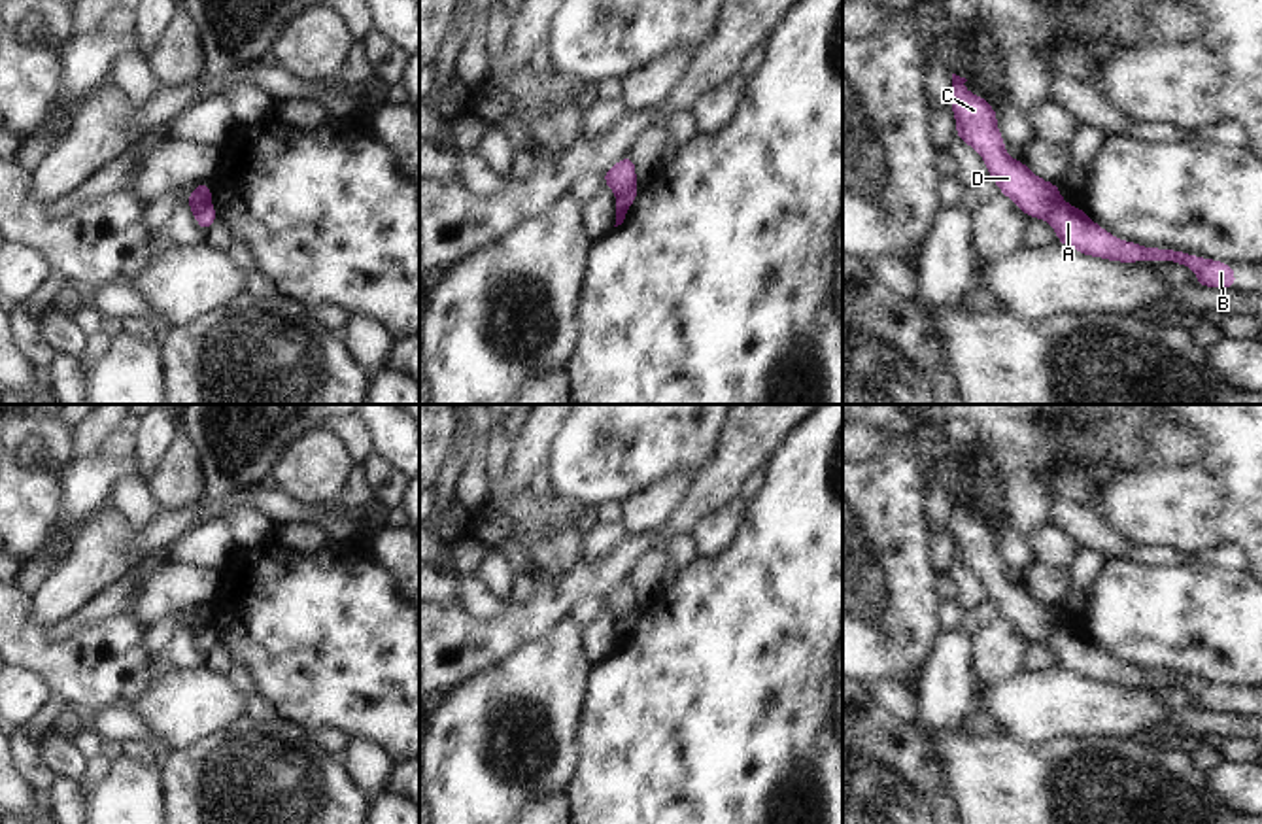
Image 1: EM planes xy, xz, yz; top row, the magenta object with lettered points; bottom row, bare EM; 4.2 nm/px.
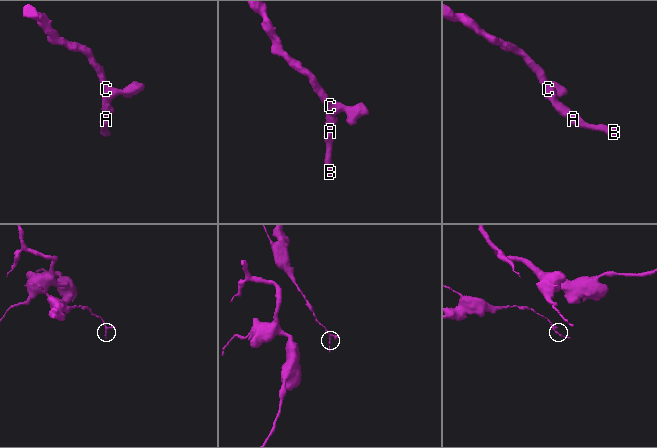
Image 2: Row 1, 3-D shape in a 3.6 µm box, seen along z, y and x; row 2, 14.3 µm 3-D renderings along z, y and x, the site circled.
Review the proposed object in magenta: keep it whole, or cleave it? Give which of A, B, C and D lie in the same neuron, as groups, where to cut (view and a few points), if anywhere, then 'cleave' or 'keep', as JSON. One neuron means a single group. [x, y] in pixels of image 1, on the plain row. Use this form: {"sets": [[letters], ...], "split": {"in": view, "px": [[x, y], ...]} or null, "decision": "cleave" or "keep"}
{"sets": [["A", "B"], ["C", "D"]], "split": {"in": "xz", "px": [[637, 609], [616, 618]]}, "decision": "cleave"}

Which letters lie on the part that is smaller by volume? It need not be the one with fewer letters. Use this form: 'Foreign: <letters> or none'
Foreign: A, B

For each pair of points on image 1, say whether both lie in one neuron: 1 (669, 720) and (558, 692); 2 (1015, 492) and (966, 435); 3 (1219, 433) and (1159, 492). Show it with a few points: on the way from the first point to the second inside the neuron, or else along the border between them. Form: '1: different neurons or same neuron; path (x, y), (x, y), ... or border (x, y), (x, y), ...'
1: different neurons; border (592, 666), (586, 677), (584, 707), (575, 743)
2: different neurons; border (972, 424), (975, 428), (973, 448)
3: same neuron; path (1230, 460), (1230, 467), (1206, 492), (1185, 492)

